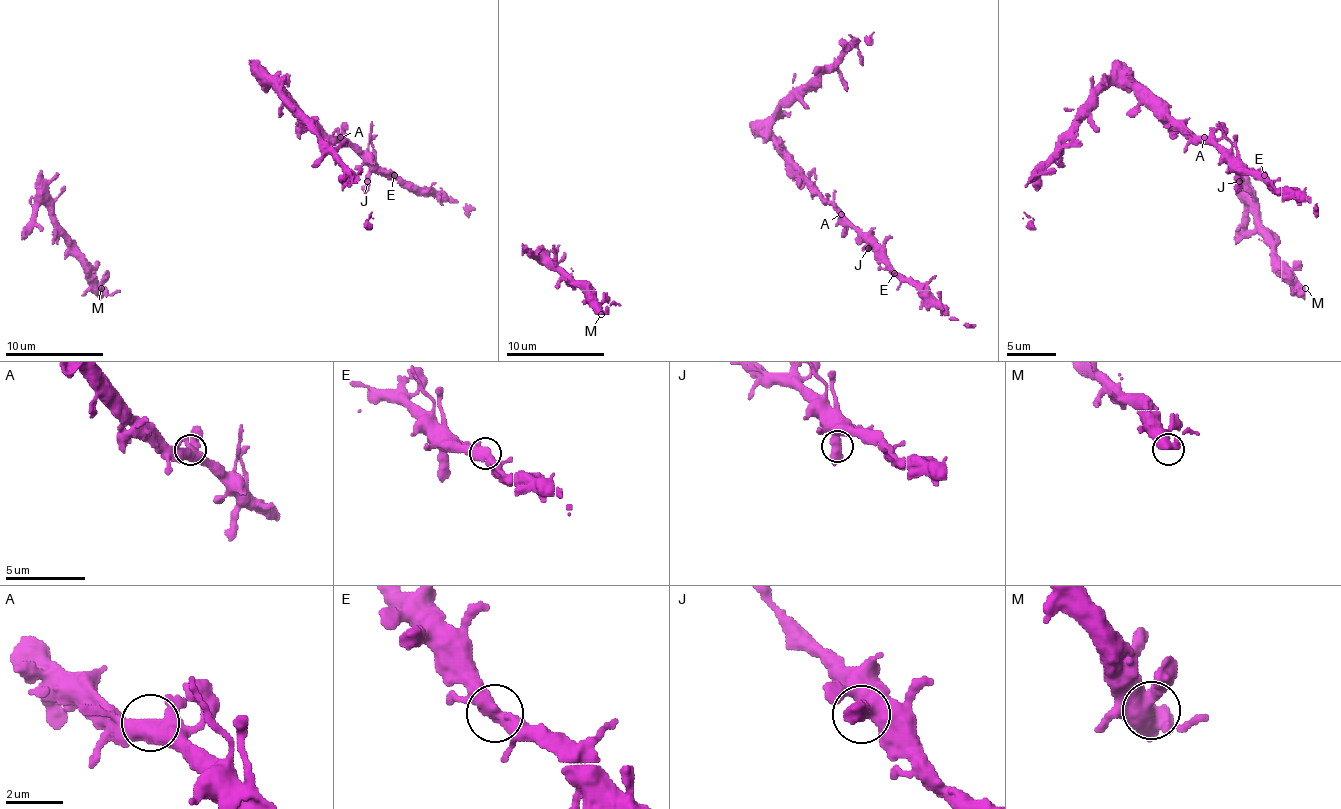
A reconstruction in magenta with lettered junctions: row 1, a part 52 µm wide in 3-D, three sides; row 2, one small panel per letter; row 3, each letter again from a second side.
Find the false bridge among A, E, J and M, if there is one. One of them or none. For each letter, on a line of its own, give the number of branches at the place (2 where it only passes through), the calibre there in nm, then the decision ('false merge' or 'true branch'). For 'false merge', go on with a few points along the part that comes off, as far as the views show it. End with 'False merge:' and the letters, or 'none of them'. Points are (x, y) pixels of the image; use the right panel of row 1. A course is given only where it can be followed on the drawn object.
A: 3 branches meet; 400 nm thick; true branch
E: 3 branches meet; 400 nm thick; true branch
J: 2 branches meet; 420 nm thick; true branch
M: 3 branches meet; 400 nm thick; true branch
False merge: none of them

